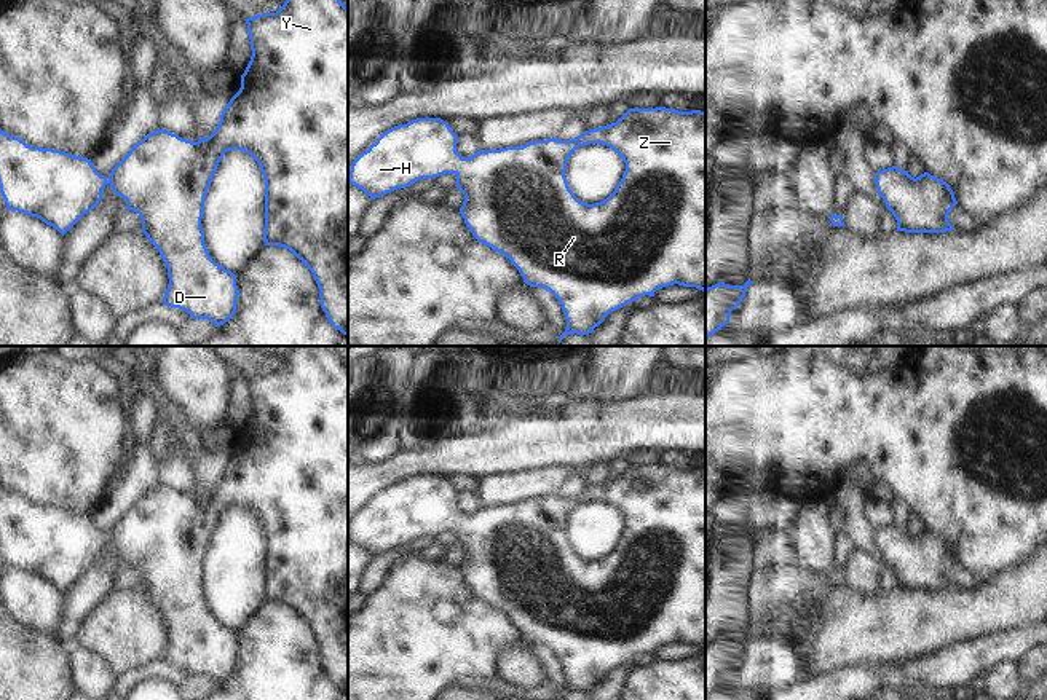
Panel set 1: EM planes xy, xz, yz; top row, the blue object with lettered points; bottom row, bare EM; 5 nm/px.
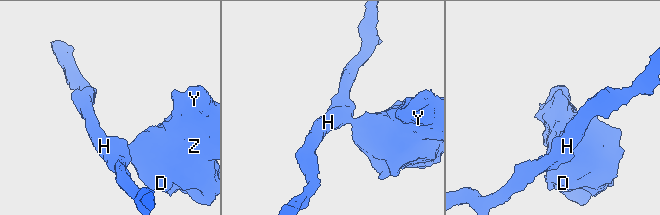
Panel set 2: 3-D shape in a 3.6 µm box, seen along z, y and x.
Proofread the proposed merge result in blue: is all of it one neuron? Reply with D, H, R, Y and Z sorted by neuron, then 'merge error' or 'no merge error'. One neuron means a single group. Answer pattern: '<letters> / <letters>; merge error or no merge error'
D H R Y Z; no merge error

